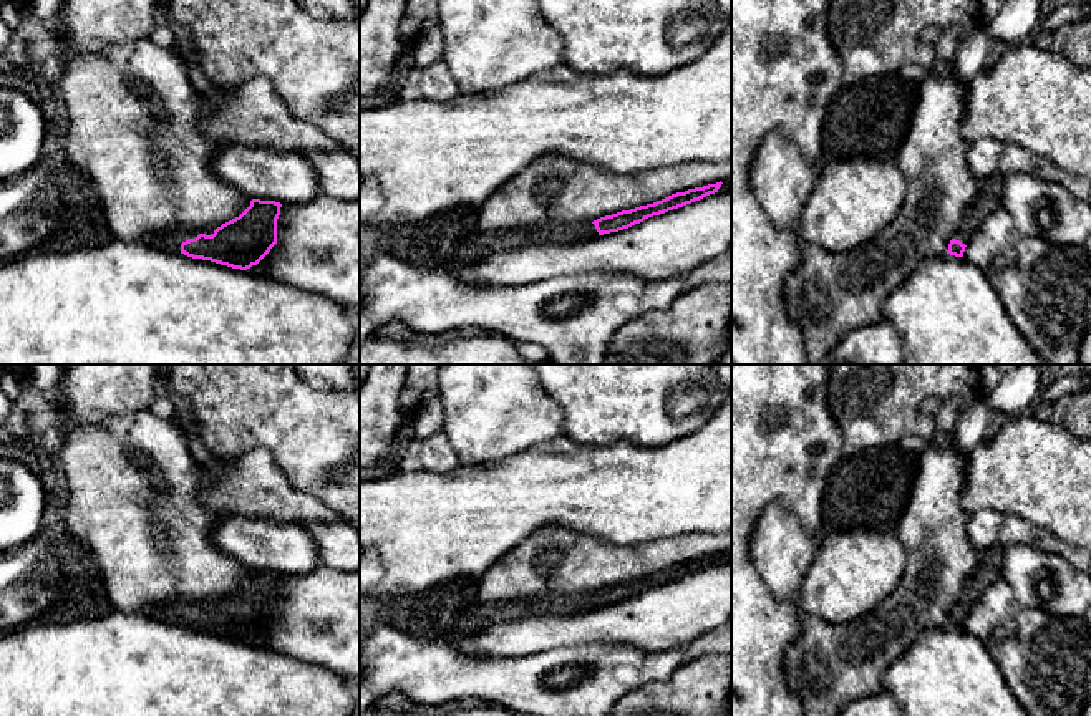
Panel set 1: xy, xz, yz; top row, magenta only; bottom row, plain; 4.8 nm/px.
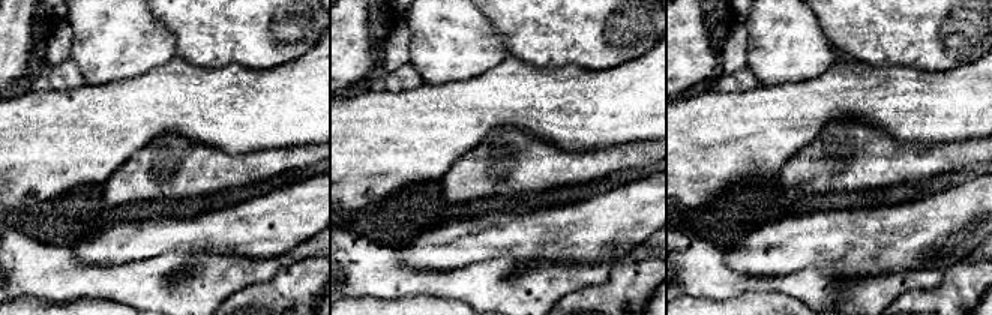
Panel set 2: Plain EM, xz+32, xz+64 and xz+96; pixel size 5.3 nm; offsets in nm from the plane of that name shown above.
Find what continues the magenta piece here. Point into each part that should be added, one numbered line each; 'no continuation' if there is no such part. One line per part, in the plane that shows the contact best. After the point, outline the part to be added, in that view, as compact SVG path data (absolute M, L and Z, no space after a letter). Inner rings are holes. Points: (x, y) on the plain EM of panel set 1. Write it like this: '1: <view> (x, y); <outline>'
1: xy (171, 612); M206 598L206 600L196 600L196 602L186 602L186 600L177 600L174 603L166 603L162 607L154 607L151 610L146 610L143 613L167 622L167 623L176 623L181 625L181 615L196 610L199 605L212 607L217 598Z

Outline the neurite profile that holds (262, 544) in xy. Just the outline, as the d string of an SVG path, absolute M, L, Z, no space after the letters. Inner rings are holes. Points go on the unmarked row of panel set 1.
M224 514L212 539L222 552L252 570L297 575L322 565L312 535L300 524Z

